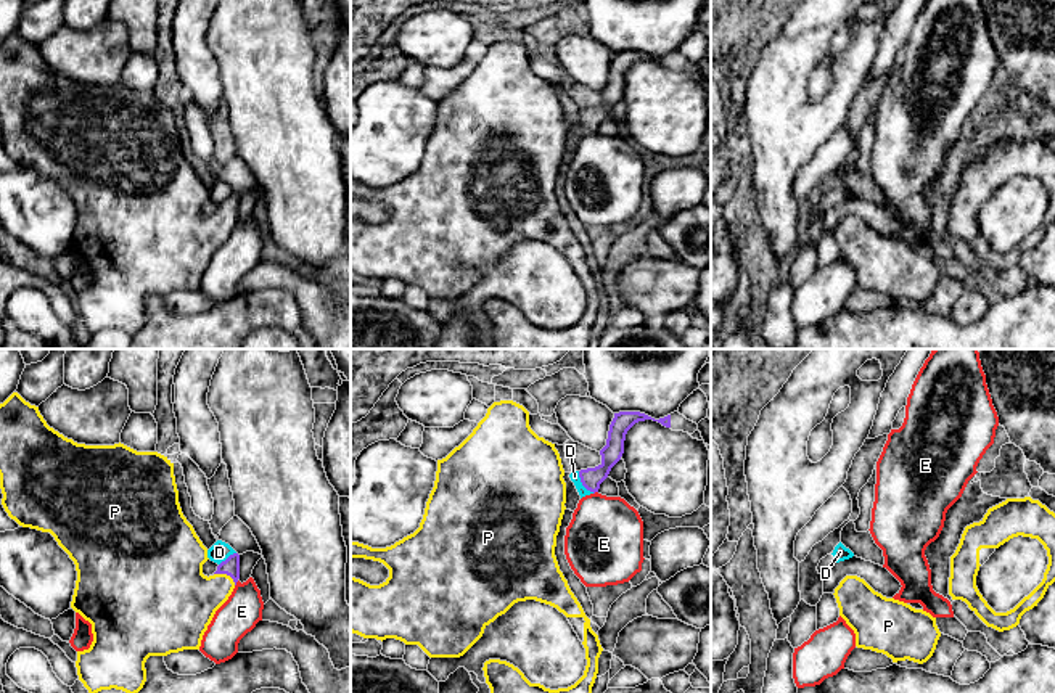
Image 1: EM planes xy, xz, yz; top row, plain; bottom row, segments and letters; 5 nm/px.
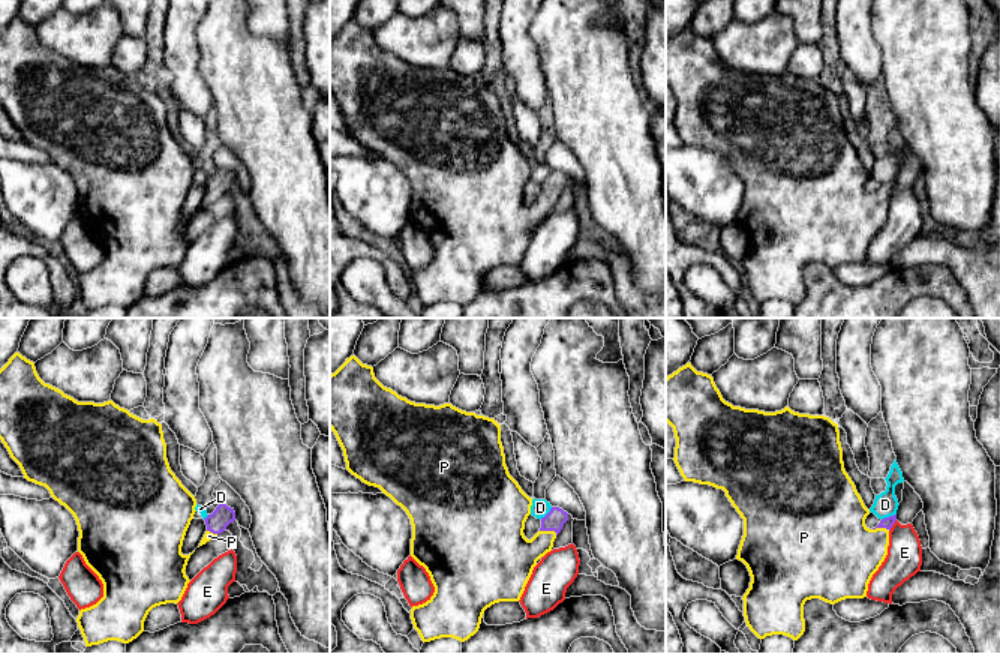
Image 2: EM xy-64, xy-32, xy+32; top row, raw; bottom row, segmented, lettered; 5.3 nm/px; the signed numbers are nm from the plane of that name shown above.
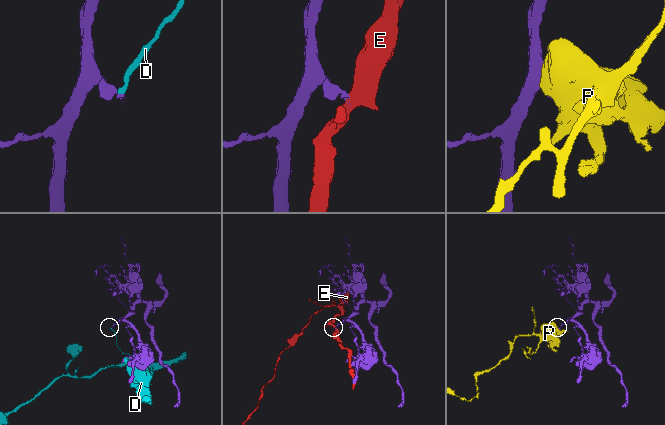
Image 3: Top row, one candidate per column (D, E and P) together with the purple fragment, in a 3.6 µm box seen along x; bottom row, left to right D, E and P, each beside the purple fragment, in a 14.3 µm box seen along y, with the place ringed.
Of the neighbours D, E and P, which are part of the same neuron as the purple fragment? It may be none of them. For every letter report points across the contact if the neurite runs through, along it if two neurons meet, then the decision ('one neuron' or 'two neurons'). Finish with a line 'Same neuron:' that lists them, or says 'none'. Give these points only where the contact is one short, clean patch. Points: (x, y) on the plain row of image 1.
D: two neurons
E: two neurons
P: way xy (230, 206), (225, 213), (203, 235), (184, 240); one neuron
Same neuron: P

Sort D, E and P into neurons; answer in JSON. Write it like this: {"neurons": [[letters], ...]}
{"neurons": [["D"], ["E"], ["P"]]}

